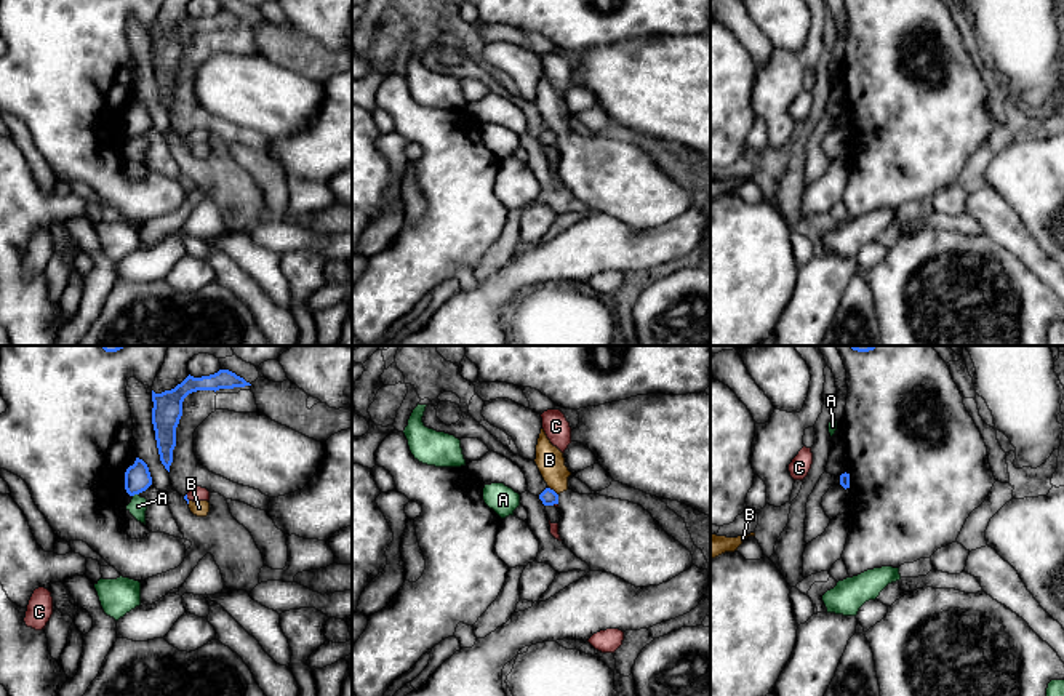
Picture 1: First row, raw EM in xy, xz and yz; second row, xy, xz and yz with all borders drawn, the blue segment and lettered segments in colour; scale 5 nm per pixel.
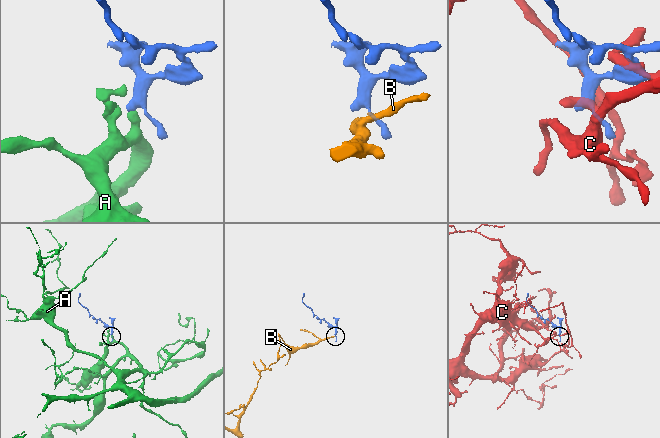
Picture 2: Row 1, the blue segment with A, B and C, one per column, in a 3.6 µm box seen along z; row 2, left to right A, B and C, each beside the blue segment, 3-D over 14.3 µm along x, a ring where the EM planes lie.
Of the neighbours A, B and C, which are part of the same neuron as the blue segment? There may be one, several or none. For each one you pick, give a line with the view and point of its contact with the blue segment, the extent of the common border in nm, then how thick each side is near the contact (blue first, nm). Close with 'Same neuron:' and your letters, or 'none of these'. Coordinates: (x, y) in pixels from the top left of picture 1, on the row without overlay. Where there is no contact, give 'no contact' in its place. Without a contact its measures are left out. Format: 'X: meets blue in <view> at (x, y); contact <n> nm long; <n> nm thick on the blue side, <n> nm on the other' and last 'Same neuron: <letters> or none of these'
Same neuron: none of these

